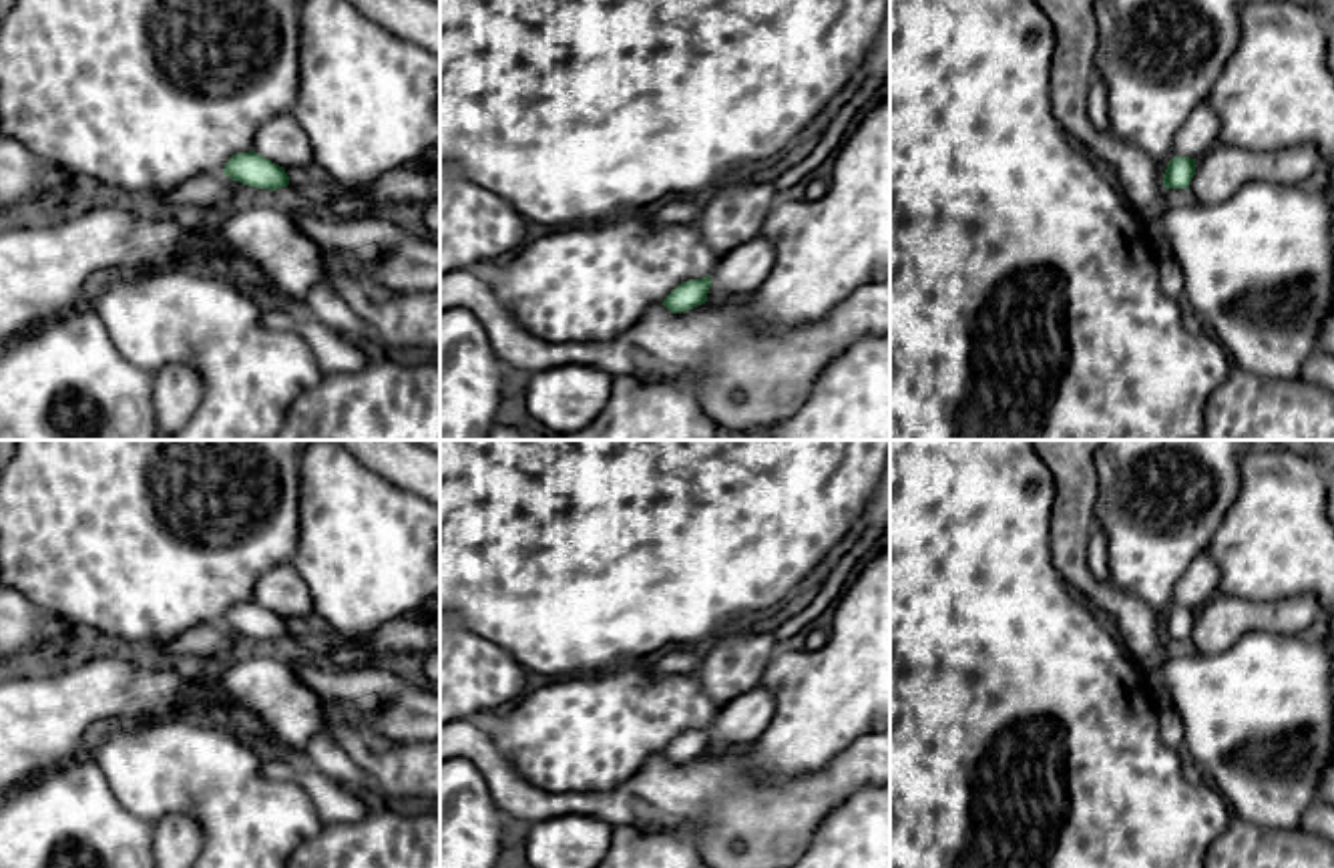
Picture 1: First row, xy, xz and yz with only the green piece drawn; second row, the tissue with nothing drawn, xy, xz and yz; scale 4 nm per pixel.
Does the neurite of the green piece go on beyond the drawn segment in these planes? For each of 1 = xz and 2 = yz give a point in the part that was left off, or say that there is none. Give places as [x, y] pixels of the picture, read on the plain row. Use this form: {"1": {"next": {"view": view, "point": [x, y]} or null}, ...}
{"1": {"next": null}, "2": {"next": null}}

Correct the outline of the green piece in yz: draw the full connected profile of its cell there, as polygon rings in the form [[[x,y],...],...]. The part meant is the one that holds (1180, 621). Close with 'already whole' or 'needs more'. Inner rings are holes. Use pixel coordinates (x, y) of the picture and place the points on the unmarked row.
[[[1173,607],[1167,613],[1165,625],[1163,625],[1163,637],[1165,639],[1189,639],[1189,633],[1195,625],[1195,609],[1189,607]]]; already whole

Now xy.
[[[255,601],[233,605],[225,613],[223,625],[255,639],[275,641],[289,635],[285,619]]]; already whole

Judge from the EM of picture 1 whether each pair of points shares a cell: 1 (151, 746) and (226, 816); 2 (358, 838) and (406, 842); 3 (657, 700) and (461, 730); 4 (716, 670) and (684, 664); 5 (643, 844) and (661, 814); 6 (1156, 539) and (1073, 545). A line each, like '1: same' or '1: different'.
1: same
2: same
3: different
4: different
5: different
6: different

